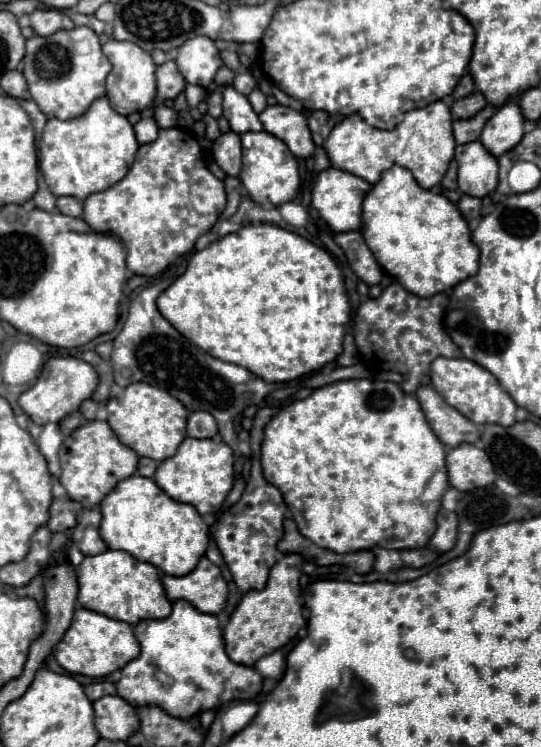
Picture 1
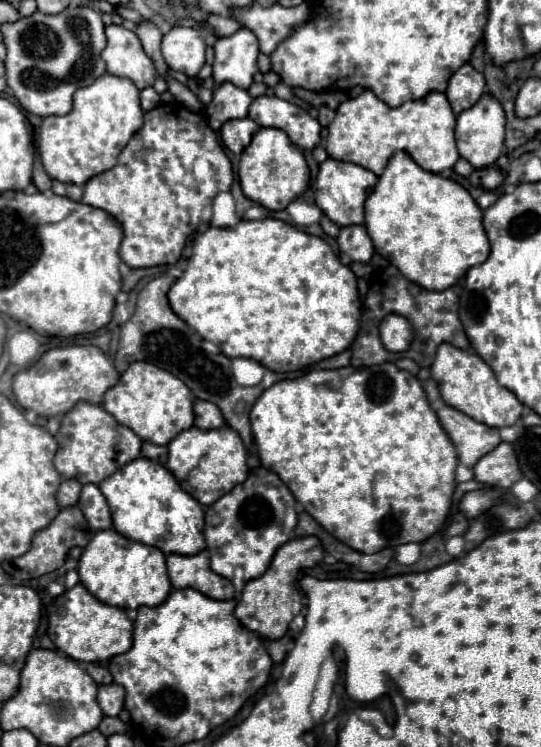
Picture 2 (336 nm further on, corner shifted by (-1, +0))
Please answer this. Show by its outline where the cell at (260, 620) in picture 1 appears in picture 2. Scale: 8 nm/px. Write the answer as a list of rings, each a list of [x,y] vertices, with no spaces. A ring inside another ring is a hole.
[[[302,536],[302,538],[294,538],[286,544],[282,544],[276,550],[268,570],[260,578],[246,582],[246,586],[242,590],[242,598],[234,610],[236,618],[248,630],[252,630],[264,638],[272,638],[272,640],[282,638],[288,630],[288,624],[302,608],[302,594],[298,590],[298,574],[304,568],[312,568],[312,566],[320,564],[322,558],[324,558],[324,548],[316,536]]]

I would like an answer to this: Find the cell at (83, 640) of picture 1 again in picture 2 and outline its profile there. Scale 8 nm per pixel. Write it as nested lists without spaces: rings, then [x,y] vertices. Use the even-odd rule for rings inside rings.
[[[82,584],[56,596],[48,610],[48,636],[66,656],[78,662],[108,662],[110,658],[130,650],[132,620],[126,610],[108,606],[94,598]]]

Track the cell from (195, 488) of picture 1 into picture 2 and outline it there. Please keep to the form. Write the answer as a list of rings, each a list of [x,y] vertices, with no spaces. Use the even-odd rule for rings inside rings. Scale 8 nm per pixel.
[[[192,426],[178,434],[168,444],[166,468],[176,476],[180,486],[204,506],[214,504],[222,494],[230,492],[236,484],[242,484],[248,478],[246,448],[238,432],[228,426],[216,430],[200,430]]]

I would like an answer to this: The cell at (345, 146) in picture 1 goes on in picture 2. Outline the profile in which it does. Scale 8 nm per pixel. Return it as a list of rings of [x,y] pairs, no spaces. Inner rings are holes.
[[[364,90],[336,108],[336,118],[327,127],[328,135],[323,146],[328,156],[366,166],[366,170],[376,176],[382,174],[390,156],[398,150],[406,150],[424,170],[440,174],[452,168],[460,158],[454,140],[454,126],[456,116],[444,92],[430,92],[422,100],[390,108],[372,90]]]

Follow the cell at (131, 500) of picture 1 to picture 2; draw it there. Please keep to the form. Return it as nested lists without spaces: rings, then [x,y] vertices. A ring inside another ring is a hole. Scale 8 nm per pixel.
[[[138,456],[126,466],[118,468],[98,486],[108,500],[114,528],[126,538],[158,546],[164,554],[190,556],[206,548],[202,504],[186,490],[182,490],[174,474],[170,474],[170,470],[160,462]]]

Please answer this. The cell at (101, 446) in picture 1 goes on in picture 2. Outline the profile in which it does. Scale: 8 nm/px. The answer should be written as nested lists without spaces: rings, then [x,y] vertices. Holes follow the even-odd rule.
[[[78,402],[72,410],[64,414],[60,430],[56,432],[58,452],[54,456],[54,468],[64,478],[76,478],[82,484],[88,482],[100,484],[104,478],[114,474],[118,466],[124,466],[126,462],[140,456],[142,440],[132,430],[130,430],[130,440],[124,440],[118,428],[120,424],[100,404]]]

